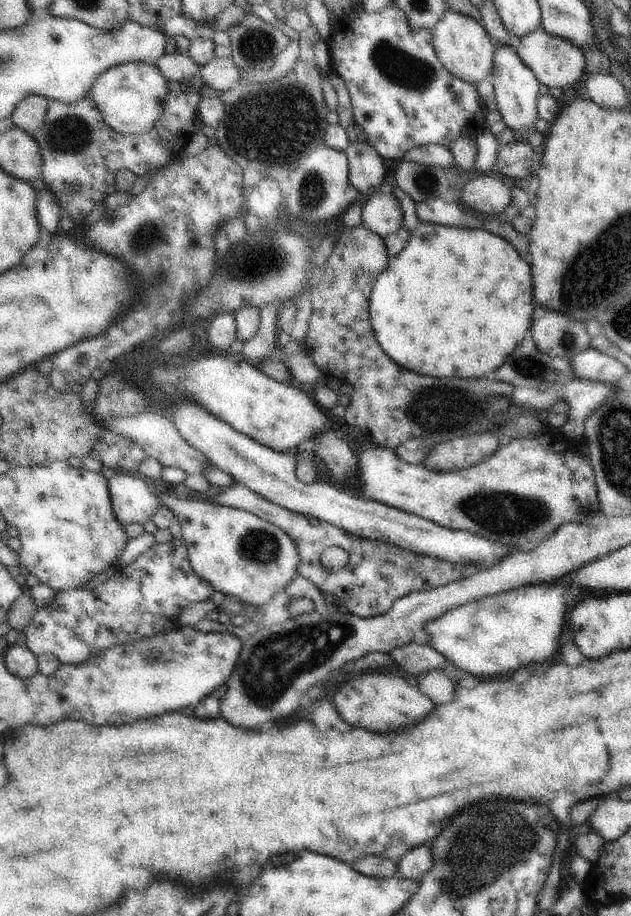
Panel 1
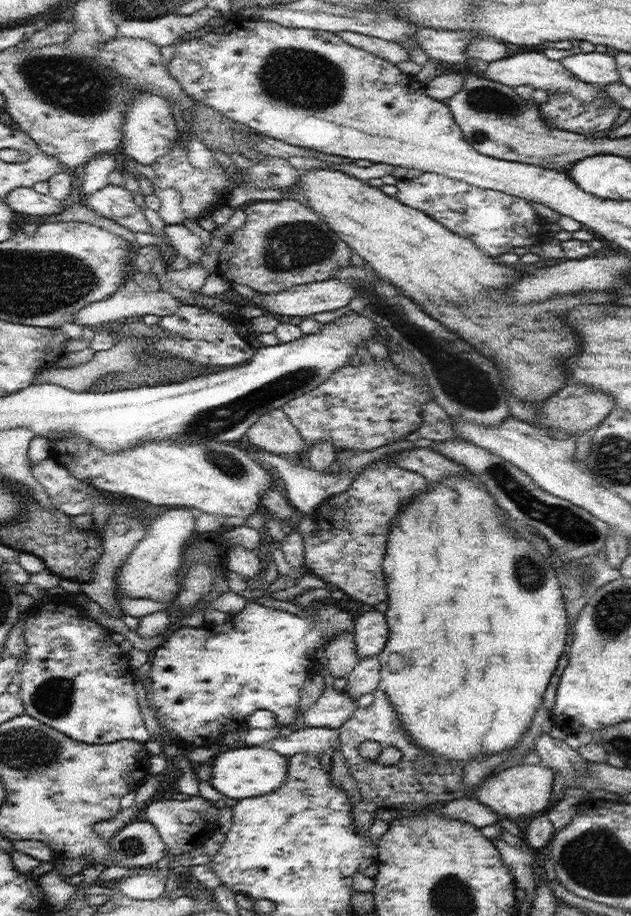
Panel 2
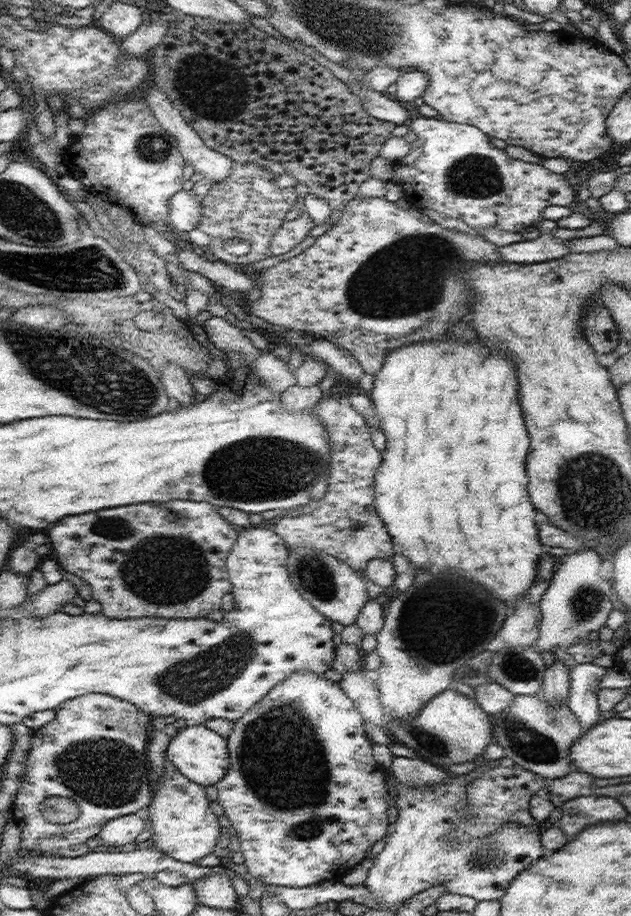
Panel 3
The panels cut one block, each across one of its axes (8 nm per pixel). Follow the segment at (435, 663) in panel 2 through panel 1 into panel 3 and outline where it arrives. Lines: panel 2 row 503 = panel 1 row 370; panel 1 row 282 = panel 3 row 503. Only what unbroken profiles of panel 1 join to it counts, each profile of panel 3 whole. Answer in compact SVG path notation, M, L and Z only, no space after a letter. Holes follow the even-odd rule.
M446 338L442 342L426 342L426 344L412 344L394 350L387 354L380 372L375 376L374 387L368 395L376 409L379 420L379 428L385 434L386 450L383 452L383 460L376 480L375 504L379 517L384 521L384 527L390 534L396 547L410 559L413 568L454 568L458 574L464 574L464 578L474 580L482 584L484 588L492 590L496 598L500 598L506 604L507 614L514 613L516 601L534 584L539 570L539 562L547 551L538 536L538 527L534 521L537 508L532 505L528 493L528 478L526 478L526 454L530 448L528 432L524 426L520 402L518 402L518 380L514 364L508 356L502 356L498 352L490 352L482 338L476 342L464 344L460 340Z

